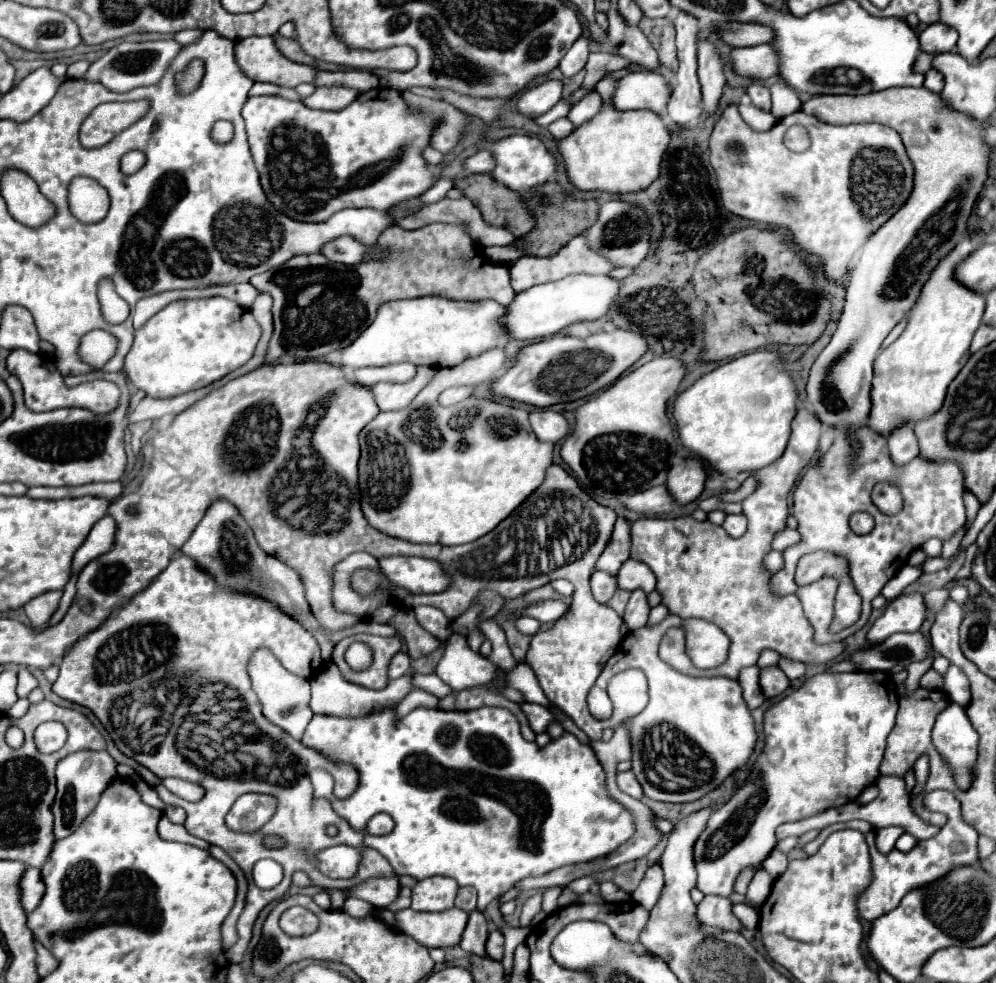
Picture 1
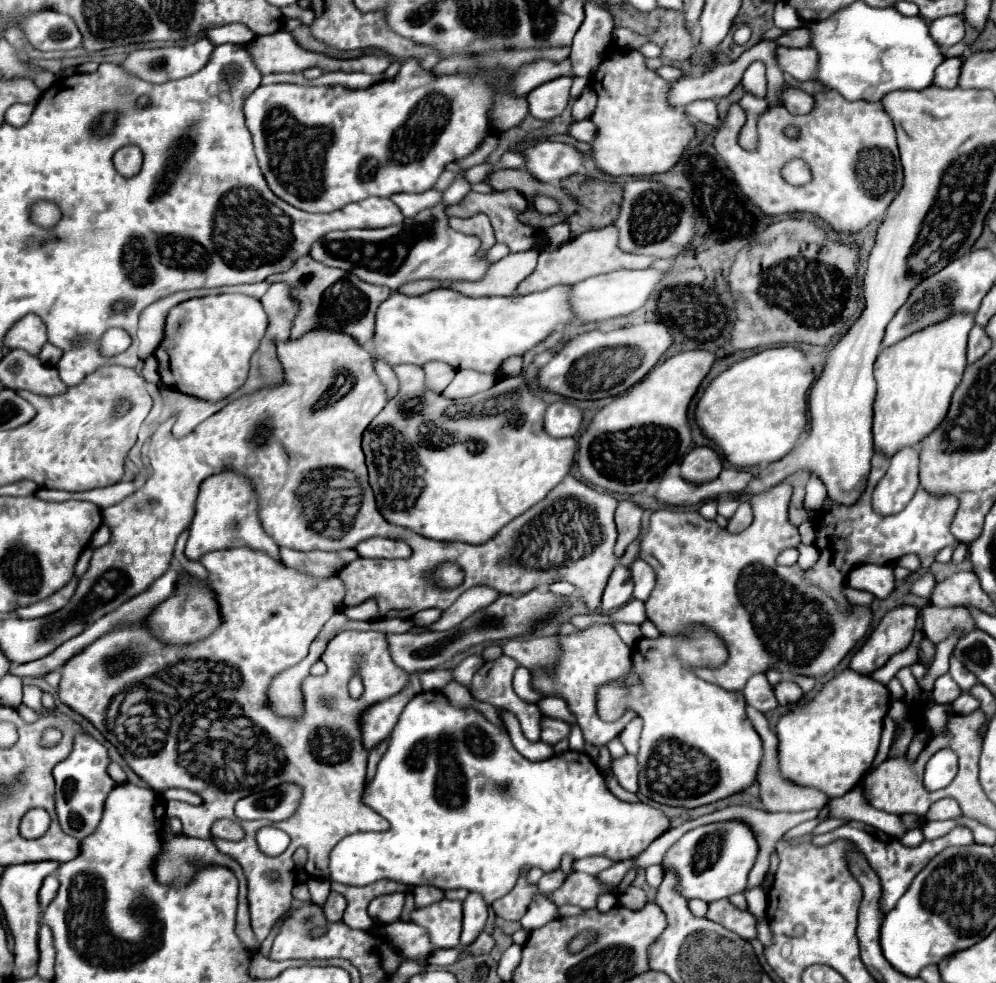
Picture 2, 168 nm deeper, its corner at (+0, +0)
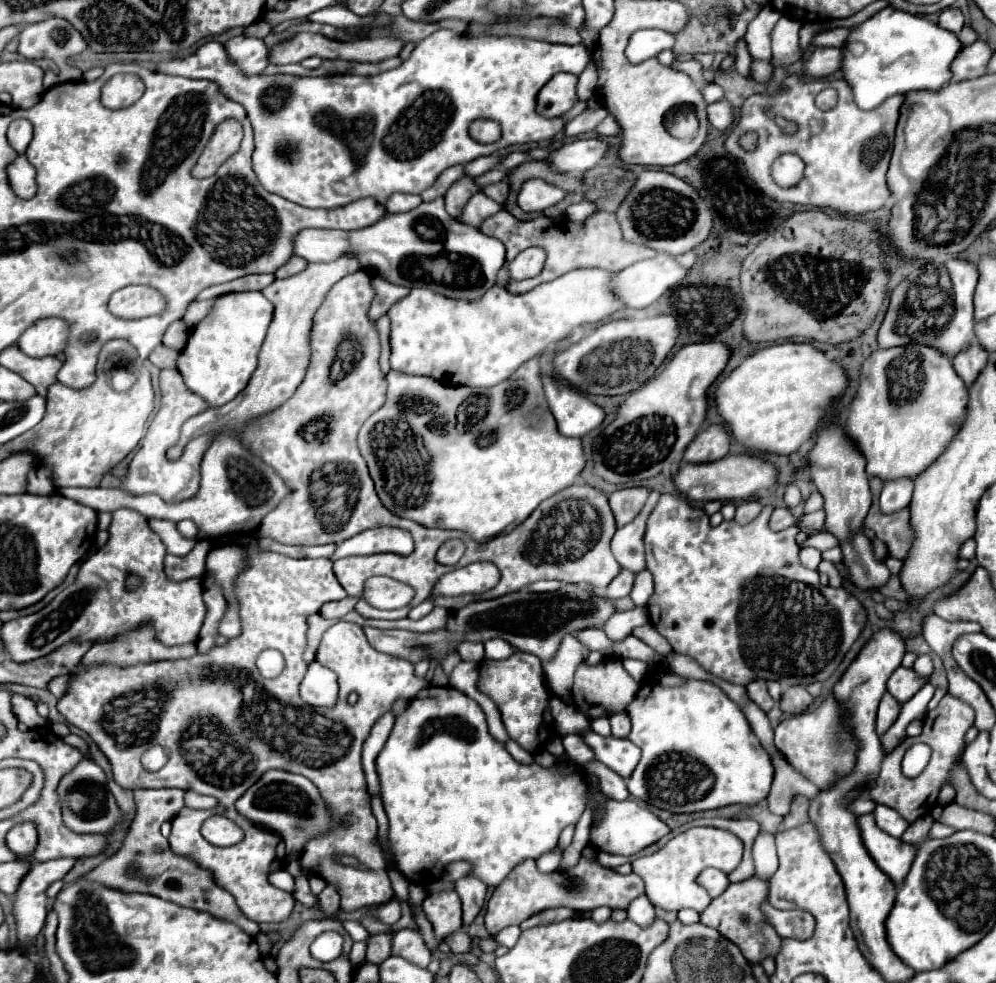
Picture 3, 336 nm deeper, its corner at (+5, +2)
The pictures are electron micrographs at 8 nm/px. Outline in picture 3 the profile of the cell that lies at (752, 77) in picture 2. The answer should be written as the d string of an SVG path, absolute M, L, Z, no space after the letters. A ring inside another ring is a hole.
M765 4L763 10L759 12L759 16L749 24L747 34L745 34L745 42L749 48L751 58L765 58L771 60L771 30L775 26L775 22L779 20L779 10L775 10L771 4Z

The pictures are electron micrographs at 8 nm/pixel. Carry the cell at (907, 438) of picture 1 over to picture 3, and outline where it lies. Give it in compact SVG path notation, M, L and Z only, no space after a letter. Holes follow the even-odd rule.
M899 478L899 482L883 482L881 490L881 512L891 514L901 508L905 508L911 502L913 494L913 480L911 478Z

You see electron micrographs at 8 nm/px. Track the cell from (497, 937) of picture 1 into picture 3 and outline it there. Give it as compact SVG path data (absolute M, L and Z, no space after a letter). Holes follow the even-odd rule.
M463 930L447 936L445 942L451 948L451 952L469 952L473 948L473 938L467 932L463 932Z

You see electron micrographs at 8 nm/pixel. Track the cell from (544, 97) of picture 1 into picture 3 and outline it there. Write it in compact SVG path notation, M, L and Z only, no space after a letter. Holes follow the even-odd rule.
M555 74L537 94L537 112L545 118L557 118L565 114L577 102L575 86L575 74Z

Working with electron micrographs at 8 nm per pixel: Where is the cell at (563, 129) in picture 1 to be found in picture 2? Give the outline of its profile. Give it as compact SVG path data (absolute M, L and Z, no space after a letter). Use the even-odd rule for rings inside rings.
M578 120L570 126L570 136L580 142L592 142L596 138L596 124L592 120Z

